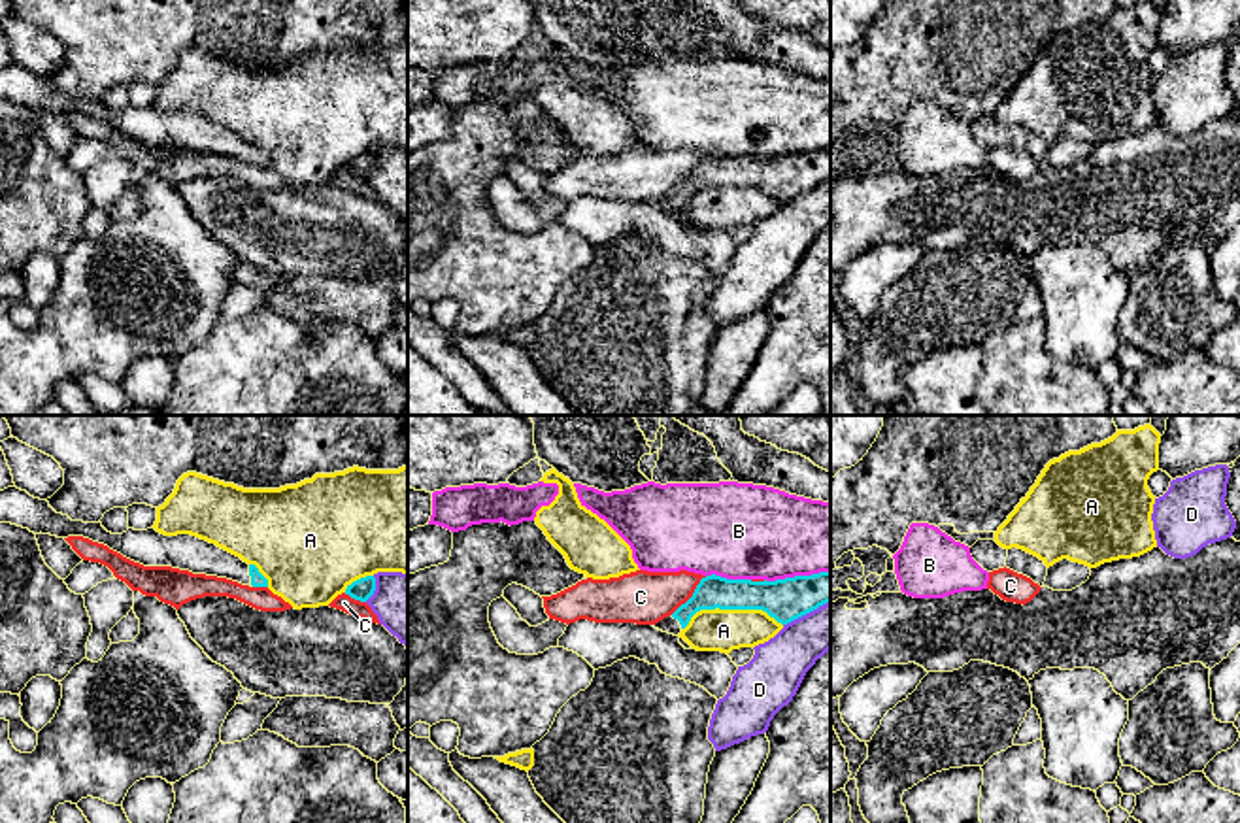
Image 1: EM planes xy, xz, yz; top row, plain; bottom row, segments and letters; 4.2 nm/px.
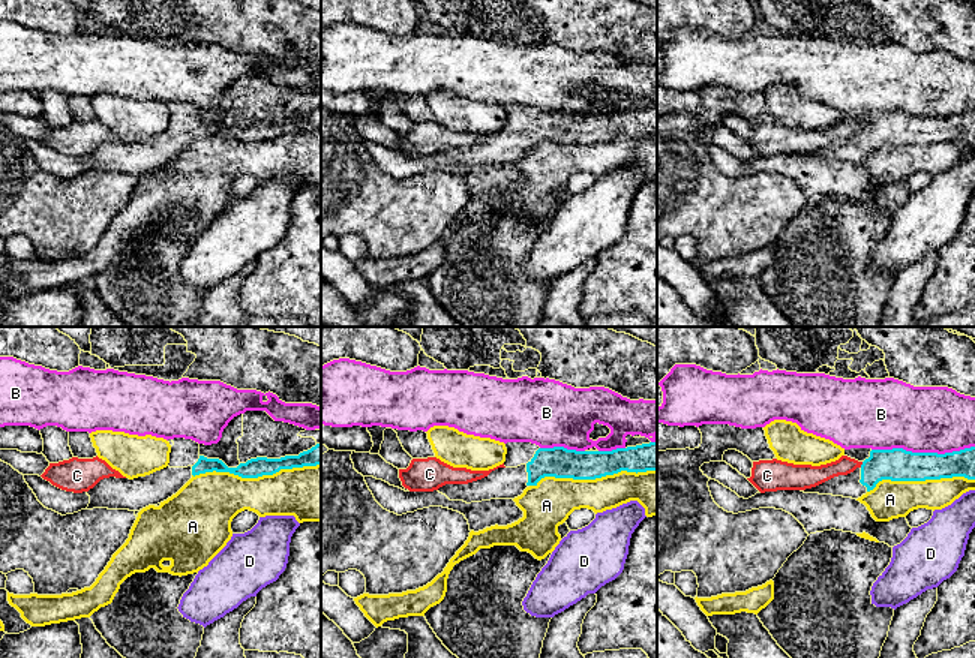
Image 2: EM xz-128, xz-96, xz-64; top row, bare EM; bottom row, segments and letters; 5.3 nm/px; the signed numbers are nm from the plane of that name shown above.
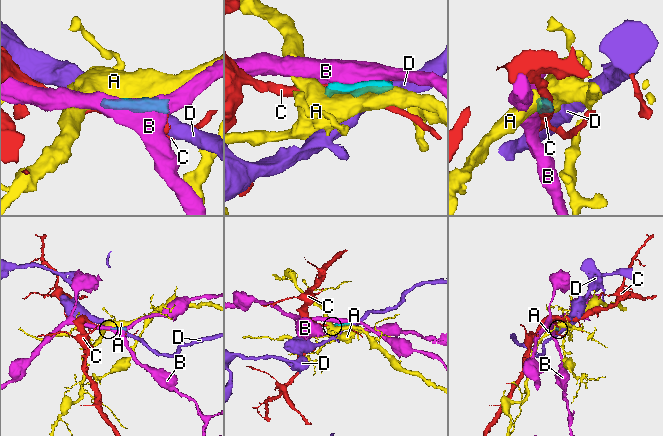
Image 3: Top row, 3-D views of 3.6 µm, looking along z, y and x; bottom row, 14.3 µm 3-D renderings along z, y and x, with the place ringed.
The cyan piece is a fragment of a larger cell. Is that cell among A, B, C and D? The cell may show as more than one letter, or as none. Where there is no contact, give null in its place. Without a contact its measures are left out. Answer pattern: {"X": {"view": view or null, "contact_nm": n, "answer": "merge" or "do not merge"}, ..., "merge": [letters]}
{"A": {"view": "xz", "contact_nm": 440, "answer": "do not merge"}, "B": {"view": "xz", "contact_nm": 280, "answer": "do not merge"}, "C": {"view": "xz", "contact_nm": 220, "answer": "do not merge"}, "D": {"view": "xy", "contact_nm": 120, "answer": "do not merge"}, "merge": []}

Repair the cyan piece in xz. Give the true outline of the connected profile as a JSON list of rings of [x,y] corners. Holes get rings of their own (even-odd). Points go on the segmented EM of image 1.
[[[830,572],[776,581],[727,579],[706,576],[693,596],[653,627],[678,636],[700,610],[762,610],[787,625],[830,602]]]

